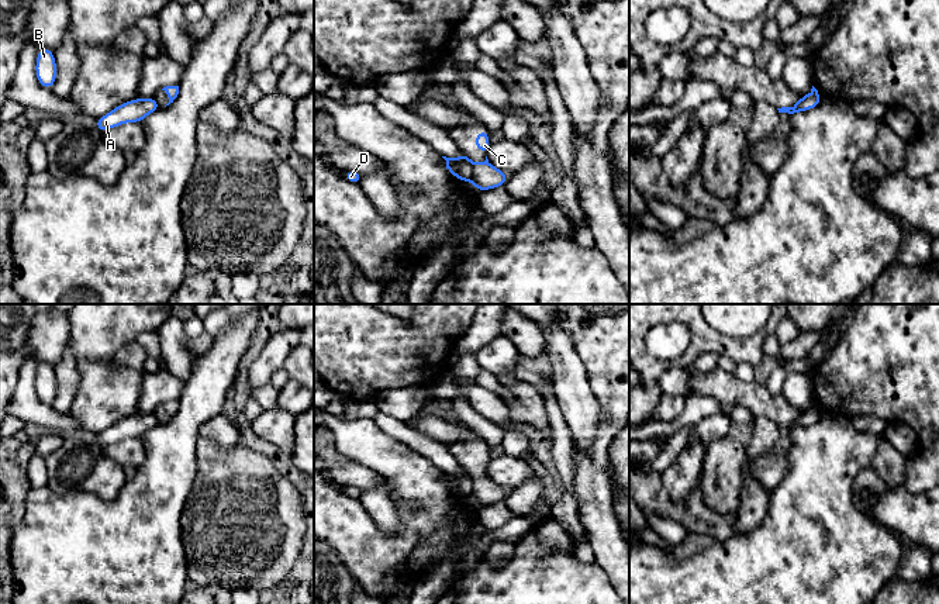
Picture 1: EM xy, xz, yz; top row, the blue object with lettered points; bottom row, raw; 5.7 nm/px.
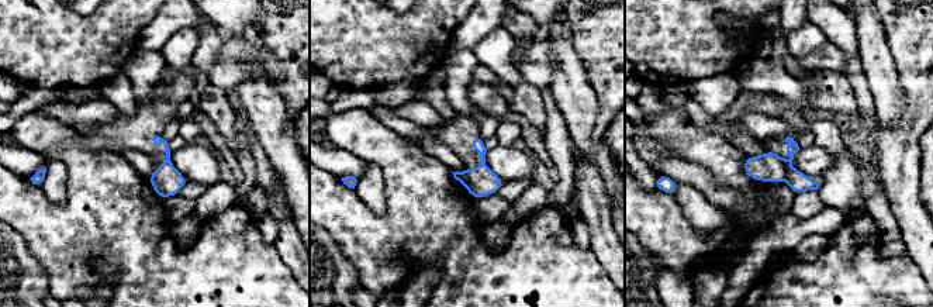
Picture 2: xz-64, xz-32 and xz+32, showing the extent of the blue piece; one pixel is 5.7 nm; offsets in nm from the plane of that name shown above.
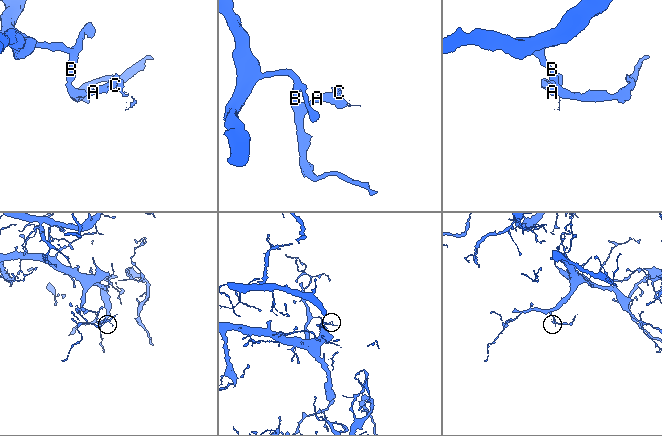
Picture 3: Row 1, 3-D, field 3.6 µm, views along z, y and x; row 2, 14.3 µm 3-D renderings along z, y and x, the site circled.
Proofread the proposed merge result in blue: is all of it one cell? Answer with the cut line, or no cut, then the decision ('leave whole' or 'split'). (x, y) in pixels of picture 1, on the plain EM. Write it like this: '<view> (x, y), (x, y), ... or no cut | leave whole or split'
xz (470, 477), (472, 496) | split

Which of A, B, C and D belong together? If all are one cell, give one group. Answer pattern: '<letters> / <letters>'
A B D / C

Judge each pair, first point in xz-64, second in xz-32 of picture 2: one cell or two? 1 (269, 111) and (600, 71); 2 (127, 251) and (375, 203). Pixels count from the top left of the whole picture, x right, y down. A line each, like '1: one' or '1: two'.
1: two
2: two

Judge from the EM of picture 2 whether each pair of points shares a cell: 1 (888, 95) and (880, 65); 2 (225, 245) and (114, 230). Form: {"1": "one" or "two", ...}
{"1": "one", "2": "one"}

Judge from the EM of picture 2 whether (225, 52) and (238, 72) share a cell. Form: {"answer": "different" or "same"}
{"answer": "same"}

